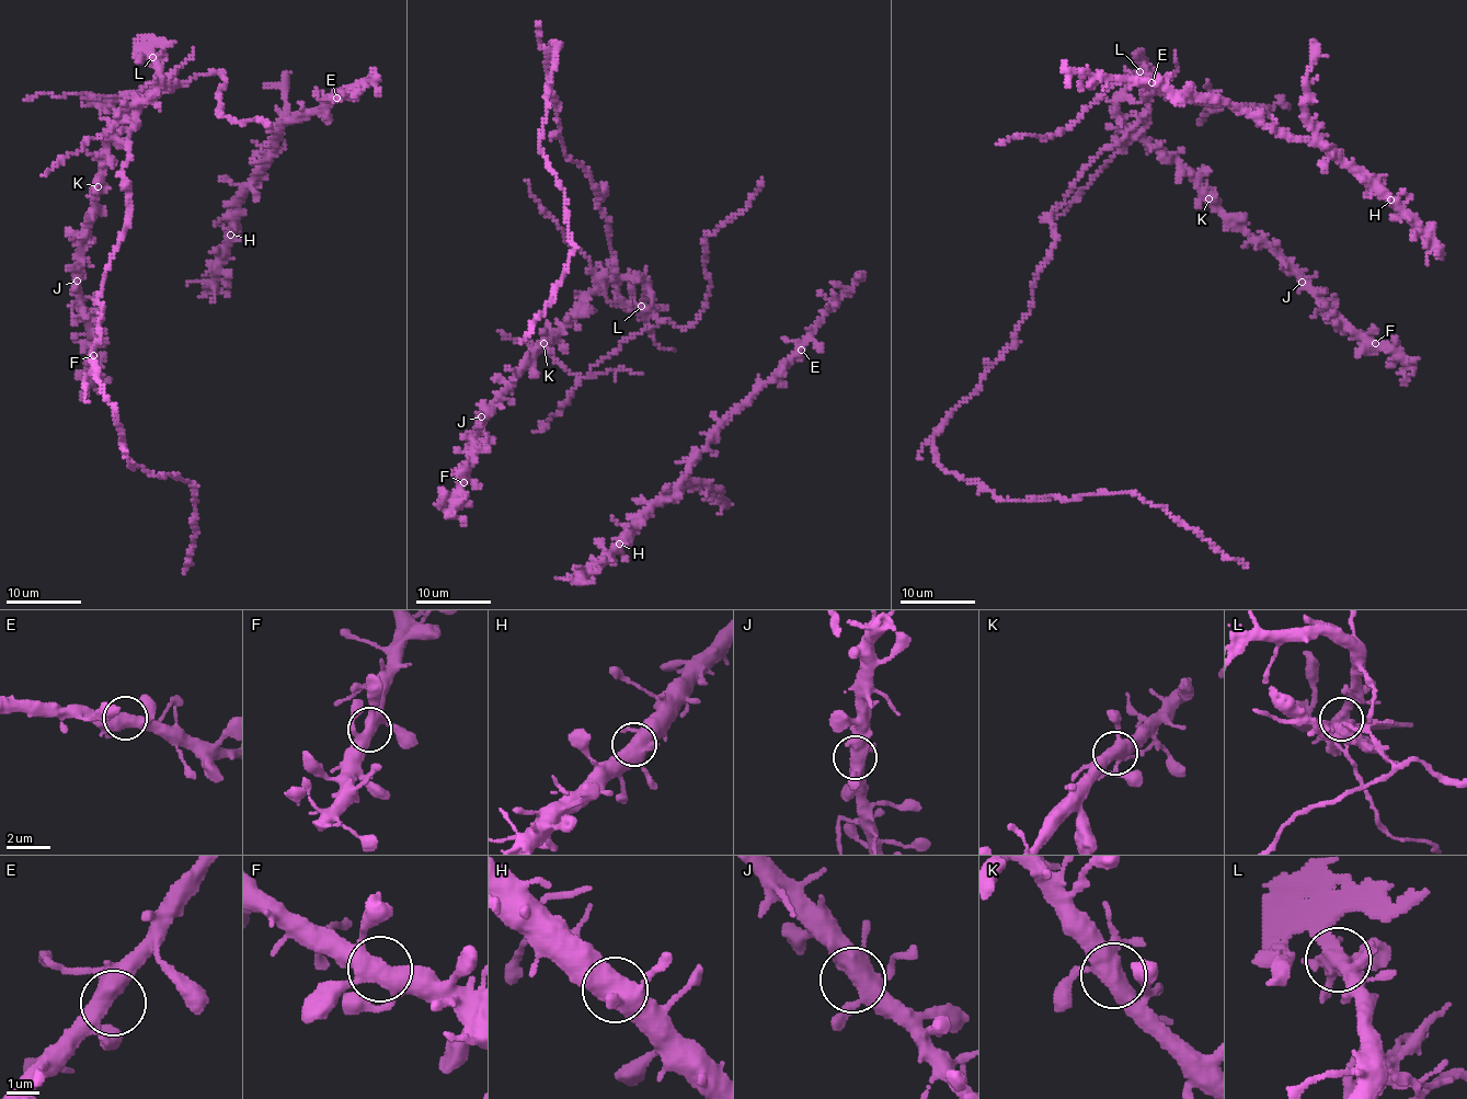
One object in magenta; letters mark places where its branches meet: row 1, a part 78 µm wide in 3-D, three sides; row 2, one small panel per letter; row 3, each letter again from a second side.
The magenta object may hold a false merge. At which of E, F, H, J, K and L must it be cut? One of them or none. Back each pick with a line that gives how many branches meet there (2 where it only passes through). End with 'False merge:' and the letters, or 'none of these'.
L: branches 7
False merge: L

